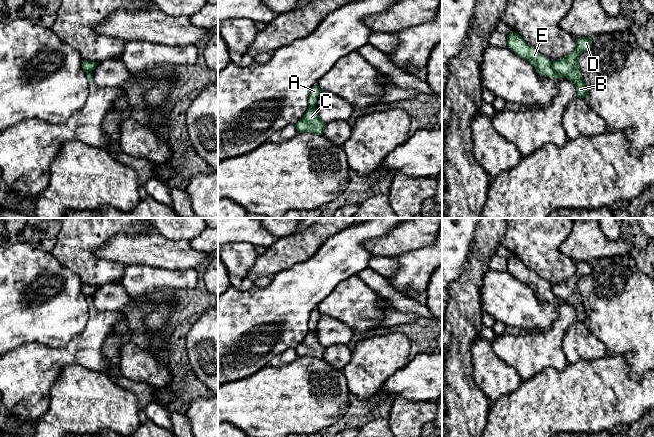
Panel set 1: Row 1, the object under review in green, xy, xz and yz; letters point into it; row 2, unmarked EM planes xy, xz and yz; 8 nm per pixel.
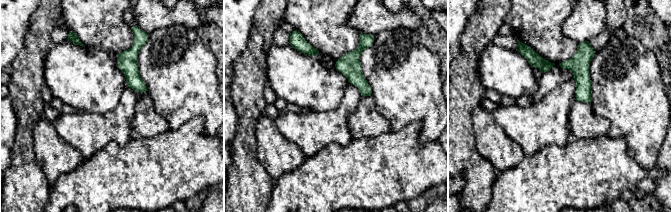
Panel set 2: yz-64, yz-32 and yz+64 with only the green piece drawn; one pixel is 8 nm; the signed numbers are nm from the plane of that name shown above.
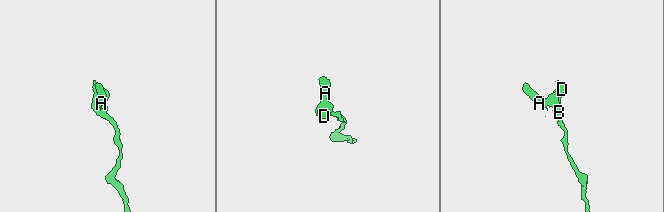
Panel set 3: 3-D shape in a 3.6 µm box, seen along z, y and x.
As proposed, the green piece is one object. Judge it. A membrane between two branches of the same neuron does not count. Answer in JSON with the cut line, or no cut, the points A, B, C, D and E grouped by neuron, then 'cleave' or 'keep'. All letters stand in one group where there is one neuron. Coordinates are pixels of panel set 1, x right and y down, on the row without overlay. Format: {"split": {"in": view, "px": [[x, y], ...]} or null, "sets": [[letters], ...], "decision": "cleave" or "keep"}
{"split": {"in": "yz", "px": [[551, 286], [551, 291], [562, 301]]}, "sets": [["A", "E"], ["B", "C", "D"]], "decision": "cleave"}

